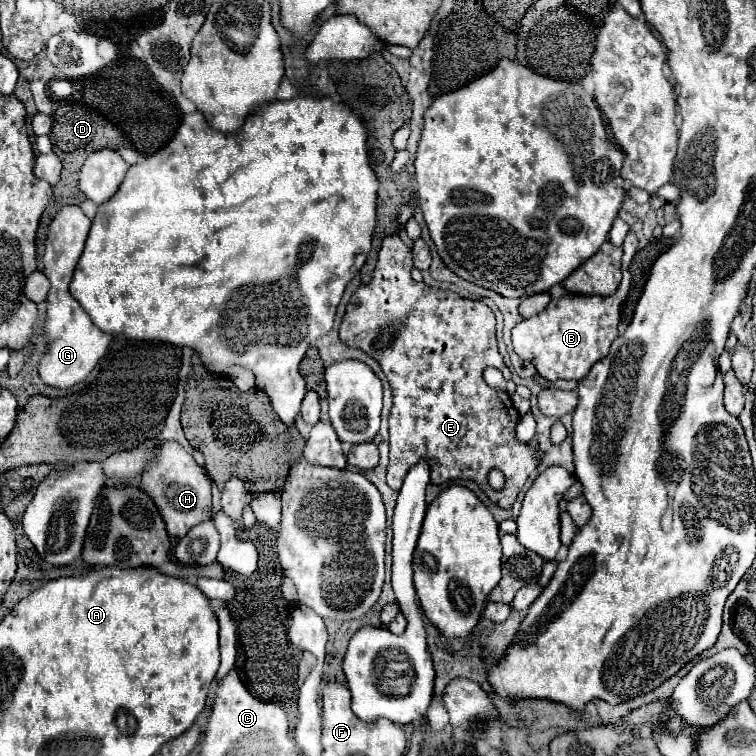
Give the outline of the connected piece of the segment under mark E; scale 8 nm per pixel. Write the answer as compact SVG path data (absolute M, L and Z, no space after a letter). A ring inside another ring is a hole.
M399 234L387 236L371 282L355 290L339 330L343 344L361 348L379 362L393 390L387 484L399 490L409 468L419 460L427 460L431 483L475 480L491 502L499 508L511 508L543 454L527 442L517 440L515 426L519 412L513 408L507 392L491 388L483 378L483 370L489 366L511 378L497 350L495 314L481 300L467 300L455 292L415 282L411 268L411 250L401 242ZM389 322L401 324L399 334L387 346L375 348L373 342L381 326ZM493 468L499 468L505 476L503 490L495 490L487 482Z

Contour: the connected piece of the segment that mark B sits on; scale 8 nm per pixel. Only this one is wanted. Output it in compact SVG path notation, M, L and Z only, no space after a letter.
M633 232L627 234L623 242L623 280L619 284L617 294L601 298L601 296L565 296L559 300L551 300L551 304L537 316L521 320L513 328L513 350L527 362L531 362L539 376L555 382L555 380L581 380L591 366L605 358L611 342L619 336L619 306L629 294L631 276L629 264L637 252L637 236Z

